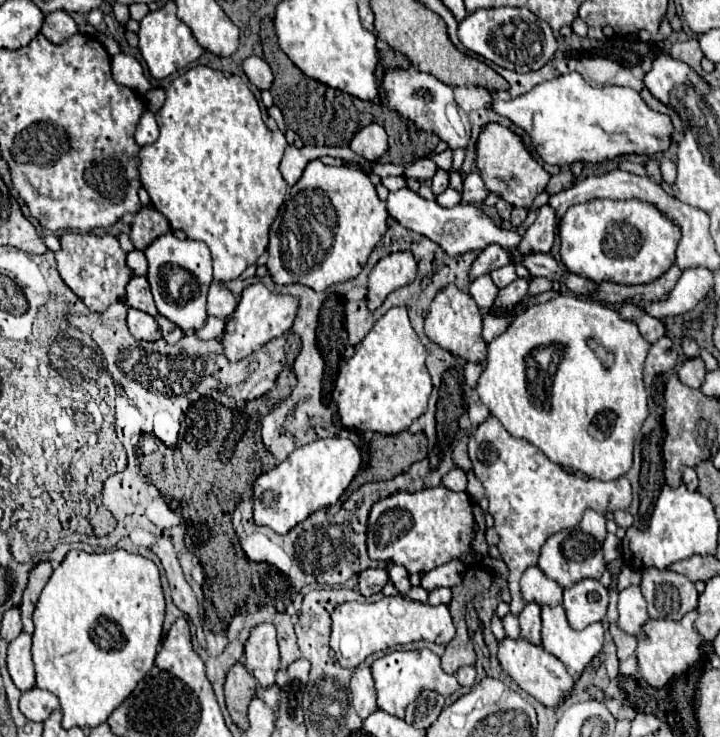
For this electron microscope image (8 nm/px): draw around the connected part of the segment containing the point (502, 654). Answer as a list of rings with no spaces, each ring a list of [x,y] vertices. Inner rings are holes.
[[[504,637],[504,639],[500,639],[498,641],[498,661],[500,661],[502,669],[526,693],[530,693],[536,701],[540,701],[546,707],[558,707],[562,703],[562,699],[568,697],[574,689],[574,681],[568,675],[566,667],[554,655],[550,655],[542,645],[534,645],[524,637],[518,637],[518,639]]]

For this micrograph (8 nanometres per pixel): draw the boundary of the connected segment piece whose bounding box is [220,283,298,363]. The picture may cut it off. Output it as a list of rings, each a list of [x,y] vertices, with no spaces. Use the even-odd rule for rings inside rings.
[[[254,283],[242,291],[242,297],[238,301],[238,307],[234,315],[226,321],[224,333],[220,337],[220,343],[224,347],[224,355],[230,363],[236,363],[252,353],[256,353],[264,343],[270,339],[276,339],[284,335],[296,317],[298,311],[298,299],[290,295],[274,295],[270,293],[262,283]]]

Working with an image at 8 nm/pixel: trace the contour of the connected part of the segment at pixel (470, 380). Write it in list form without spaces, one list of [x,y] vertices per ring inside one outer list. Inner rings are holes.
[[[466,363],[466,367],[464,367],[464,381],[466,381],[470,387],[474,387],[474,389],[476,389],[480,373],[482,373],[482,365],[476,365],[476,363]]]

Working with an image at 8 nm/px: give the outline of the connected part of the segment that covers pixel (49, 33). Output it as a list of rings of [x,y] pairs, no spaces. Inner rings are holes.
[[[54,11],[54,13],[48,13],[44,17],[44,23],[42,23],[40,31],[52,43],[62,43],[68,37],[72,37],[74,33],[78,33],[78,27],[66,11]]]

